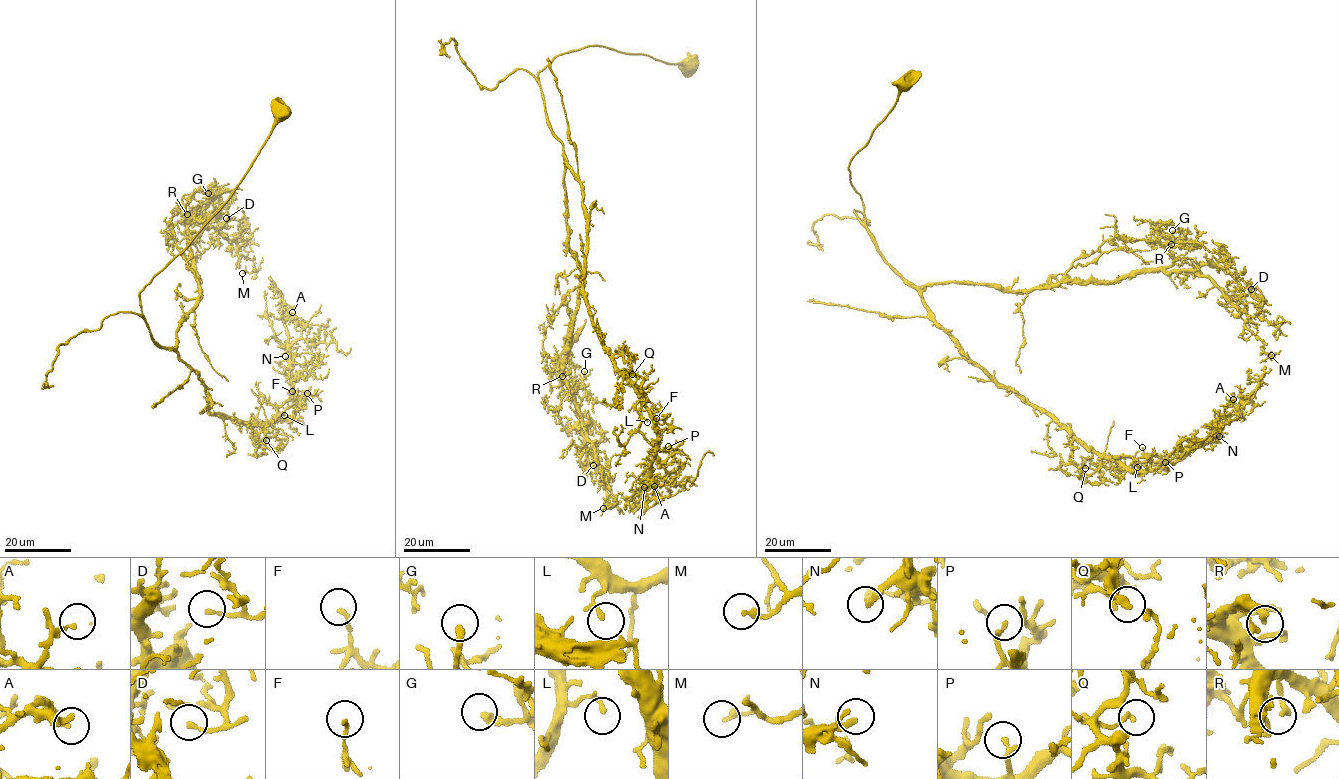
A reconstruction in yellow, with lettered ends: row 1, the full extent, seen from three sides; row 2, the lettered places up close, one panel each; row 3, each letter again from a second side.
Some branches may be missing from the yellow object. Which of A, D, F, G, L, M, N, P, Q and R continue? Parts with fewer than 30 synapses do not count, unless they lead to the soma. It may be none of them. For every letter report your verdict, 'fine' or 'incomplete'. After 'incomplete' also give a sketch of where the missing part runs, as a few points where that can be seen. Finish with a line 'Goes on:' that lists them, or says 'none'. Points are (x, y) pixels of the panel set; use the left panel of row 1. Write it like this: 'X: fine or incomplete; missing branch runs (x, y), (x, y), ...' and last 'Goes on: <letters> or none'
A: fine
D: fine
F: fine
G: fine
L: fine
M: fine
N: incomplete; missing branch runs (285, 356), (284, 352), (301, 334), (303, 338)
P: fine
Q: fine
R: fine
Goes on: N

